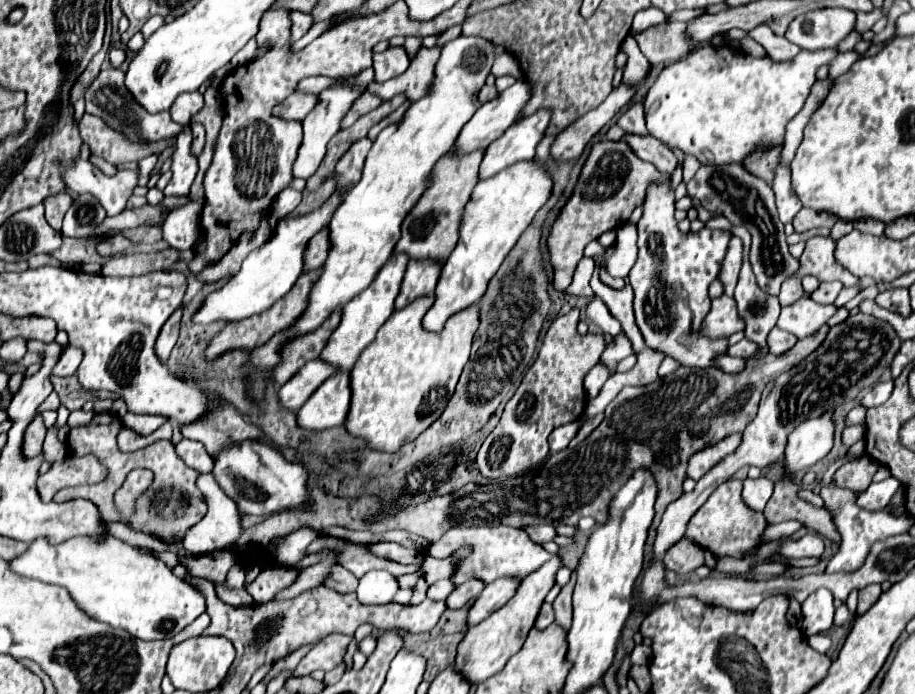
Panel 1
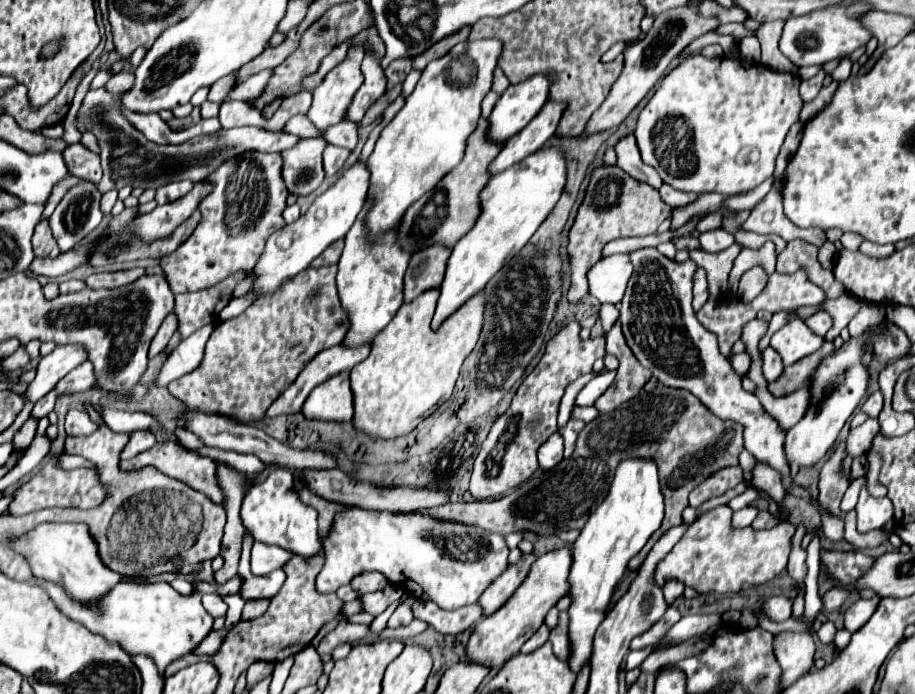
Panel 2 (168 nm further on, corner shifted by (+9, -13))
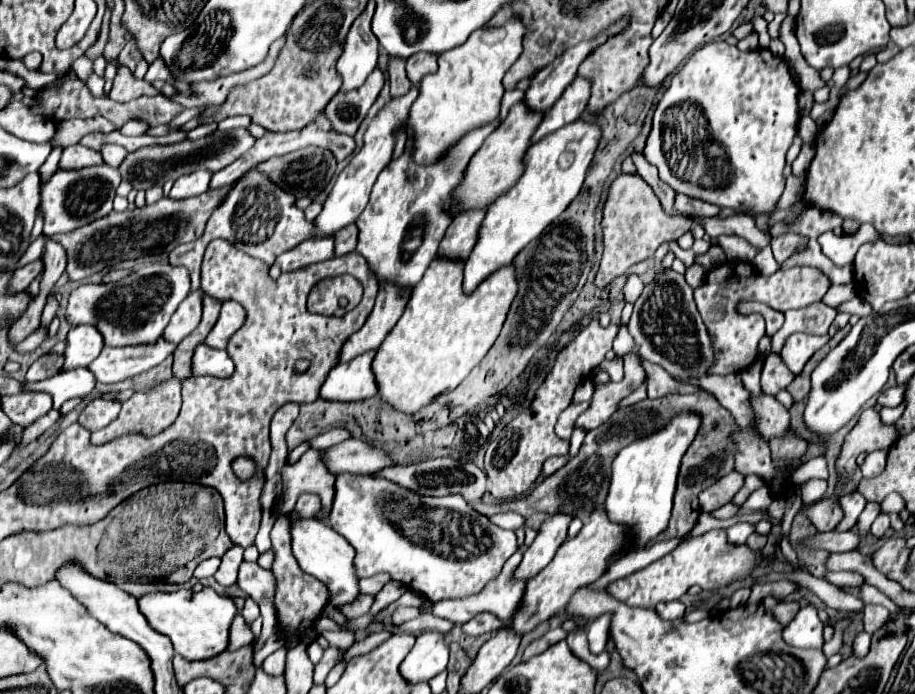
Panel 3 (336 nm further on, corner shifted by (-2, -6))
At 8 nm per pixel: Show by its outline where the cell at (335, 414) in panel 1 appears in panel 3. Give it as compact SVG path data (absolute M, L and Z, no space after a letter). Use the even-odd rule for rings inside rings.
M376 350L364 352L350 362L340 362L340 366L332 368L320 390L320 398L336 402L354 402L378 394L376 378L372 374L374 356Z

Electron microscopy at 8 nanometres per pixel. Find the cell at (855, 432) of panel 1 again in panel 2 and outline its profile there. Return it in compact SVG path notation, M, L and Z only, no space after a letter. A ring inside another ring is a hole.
M867 419L863 425L855 427L849 431L849 437L847 437L847 455L851 457L859 457L859 455L865 455L869 445L871 445L871 439L875 437L873 433L879 431L879 423L877 419Z

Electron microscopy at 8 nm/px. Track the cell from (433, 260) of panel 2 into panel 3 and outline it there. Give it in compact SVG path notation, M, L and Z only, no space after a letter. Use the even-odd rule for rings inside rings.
M468 210L468 214L458 214L446 230L446 236L440 242L438 254L452 260L466 260L476 244L480 222L484 220L484 210Z

